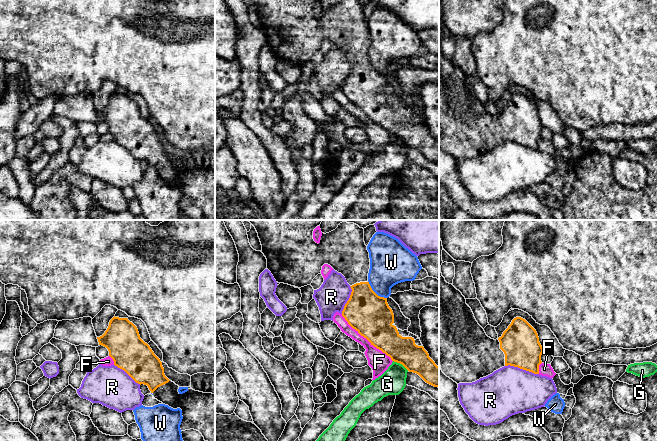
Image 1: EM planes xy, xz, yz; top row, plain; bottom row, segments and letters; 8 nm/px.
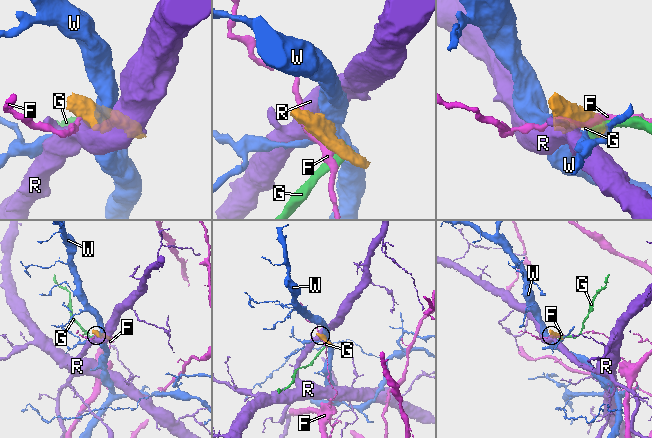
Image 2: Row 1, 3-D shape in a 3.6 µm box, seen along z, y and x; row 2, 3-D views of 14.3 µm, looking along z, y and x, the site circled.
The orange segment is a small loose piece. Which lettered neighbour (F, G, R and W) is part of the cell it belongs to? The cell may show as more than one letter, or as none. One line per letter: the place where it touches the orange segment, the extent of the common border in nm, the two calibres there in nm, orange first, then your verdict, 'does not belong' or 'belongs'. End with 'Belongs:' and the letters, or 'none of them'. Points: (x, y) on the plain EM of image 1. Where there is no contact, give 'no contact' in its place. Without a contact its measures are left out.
F: xz (366, 114) | 550 nm | 340/160 nm | does not belong
G: xz (401, 139) | 150 nm | 220/200 nm | does not belong
R: yz (522, 144) | 280 nm | 300/380 nm | does not belong
W: xz (374, 68) | 200 nm | 340/320 nm | does not belong
Belongs: none of them

